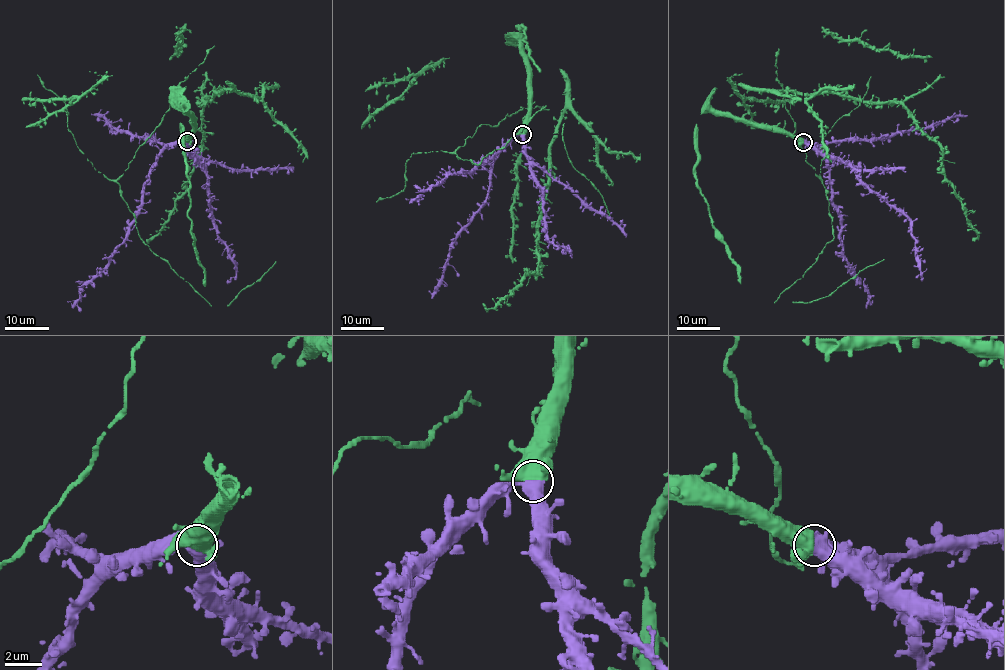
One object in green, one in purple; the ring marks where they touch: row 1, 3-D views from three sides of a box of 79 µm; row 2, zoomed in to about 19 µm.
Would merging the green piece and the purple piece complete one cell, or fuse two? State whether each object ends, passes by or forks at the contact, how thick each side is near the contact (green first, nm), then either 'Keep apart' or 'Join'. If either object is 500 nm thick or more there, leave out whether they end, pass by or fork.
Thickness 500 nm (green) against 480 nm. Join

